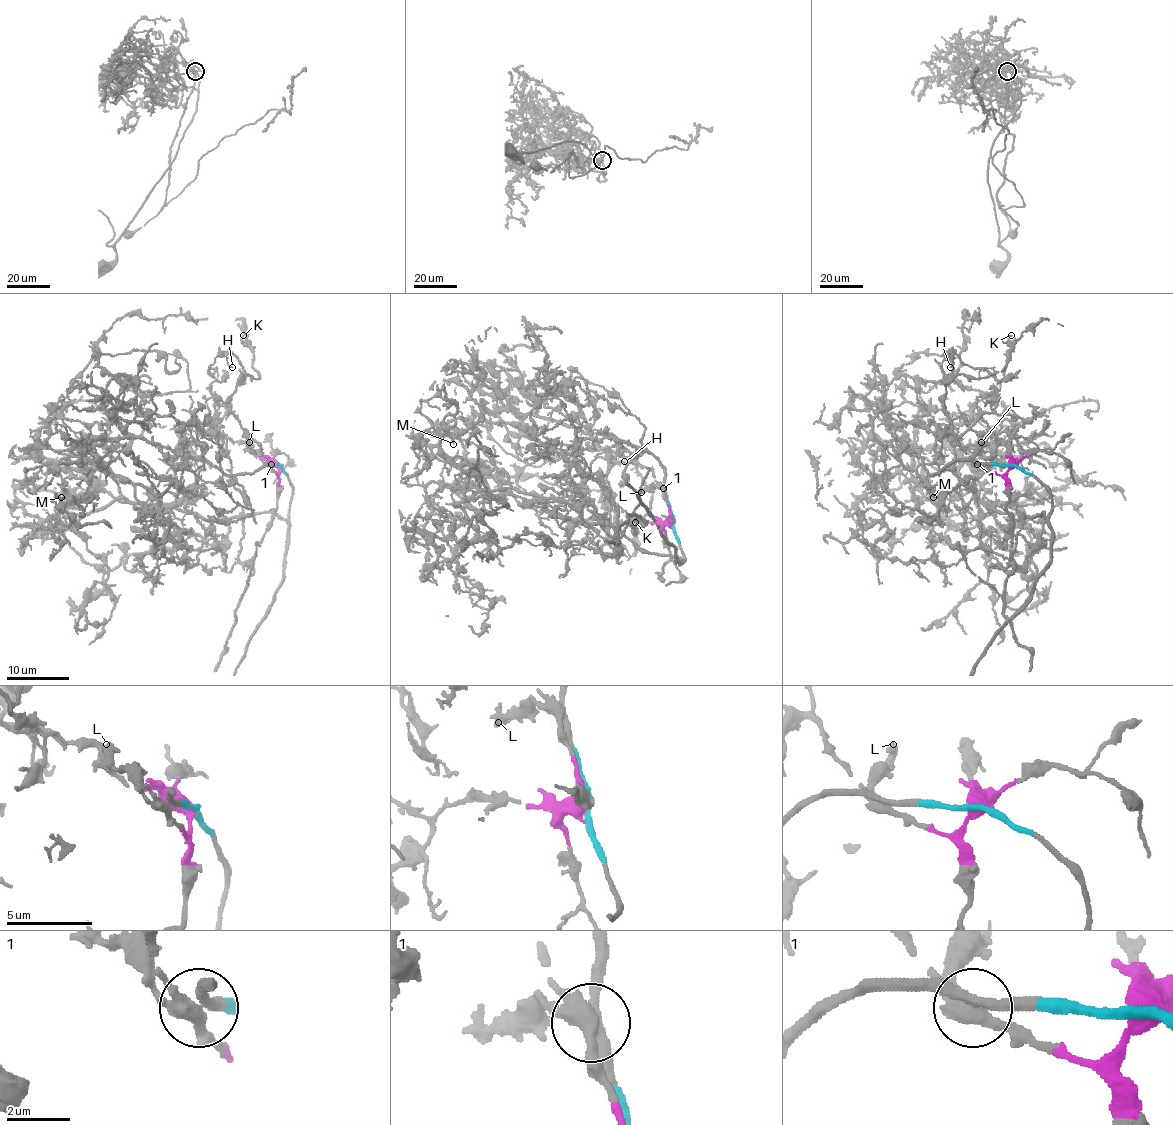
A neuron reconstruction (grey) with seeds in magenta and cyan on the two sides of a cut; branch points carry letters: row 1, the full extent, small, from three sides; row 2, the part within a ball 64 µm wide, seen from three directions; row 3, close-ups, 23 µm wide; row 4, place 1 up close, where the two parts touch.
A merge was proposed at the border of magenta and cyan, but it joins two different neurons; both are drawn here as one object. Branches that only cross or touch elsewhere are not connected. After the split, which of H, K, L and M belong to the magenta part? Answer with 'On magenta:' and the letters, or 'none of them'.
On magenta: H, K, L

